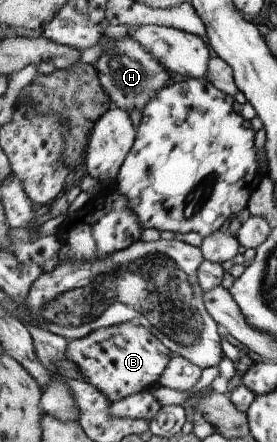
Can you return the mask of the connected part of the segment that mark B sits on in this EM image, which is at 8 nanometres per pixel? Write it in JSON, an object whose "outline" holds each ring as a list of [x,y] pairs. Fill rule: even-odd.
{"outline":[[[135,319],[97,328],[82,338],[69,340],[64,357],[76,365],[83,381],[91,384],[109,403],[143,391],[158,383],[172,353]]]}

